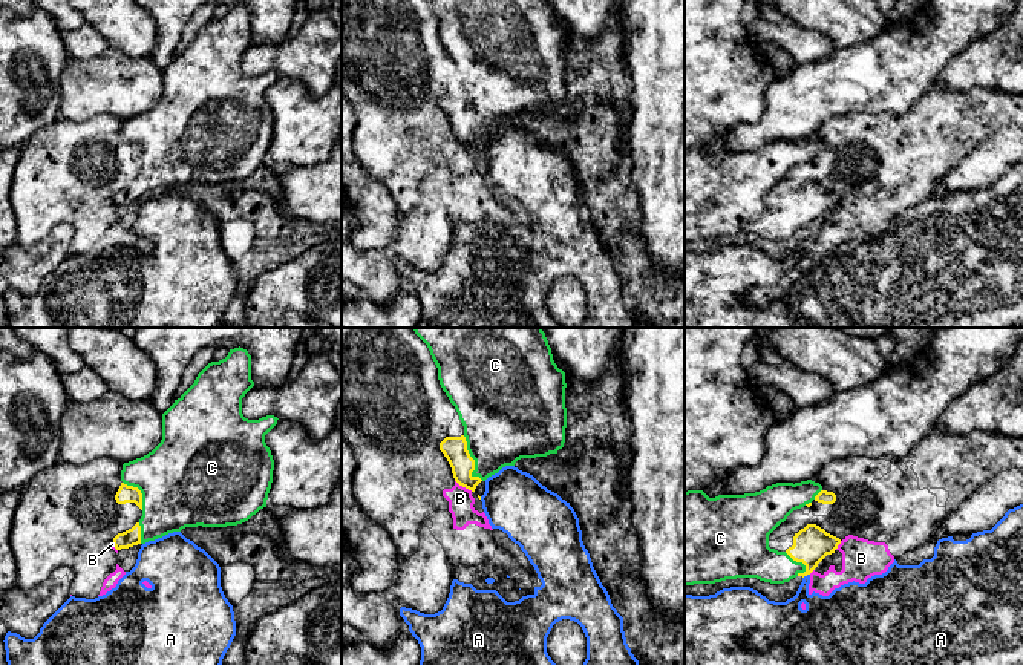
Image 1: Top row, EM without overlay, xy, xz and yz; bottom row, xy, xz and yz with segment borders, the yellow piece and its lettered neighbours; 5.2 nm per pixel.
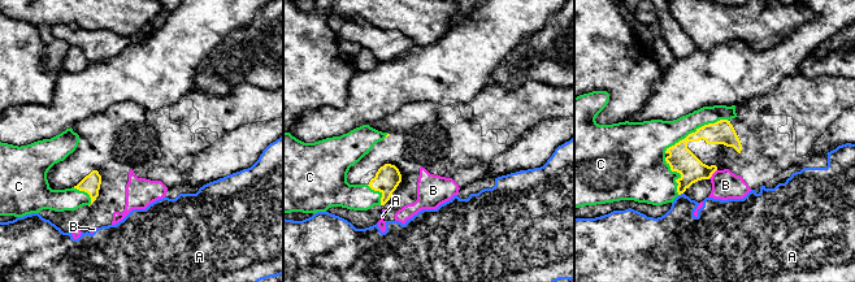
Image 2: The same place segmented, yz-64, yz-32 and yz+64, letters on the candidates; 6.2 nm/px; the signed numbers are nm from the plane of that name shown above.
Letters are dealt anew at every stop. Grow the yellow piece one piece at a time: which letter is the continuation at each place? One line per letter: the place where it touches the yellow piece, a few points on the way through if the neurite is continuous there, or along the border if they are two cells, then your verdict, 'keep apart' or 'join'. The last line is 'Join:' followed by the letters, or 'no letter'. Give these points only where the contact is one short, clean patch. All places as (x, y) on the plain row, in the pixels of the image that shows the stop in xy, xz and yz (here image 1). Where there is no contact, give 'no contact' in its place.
A: yz (806, 232) | along yz (809, 230), (803, 235) | keep apart
B: xz (464, 143) | along xz (455, 137), (472, 147) | keep apart
C: xz (473, 117) | join
Join: C

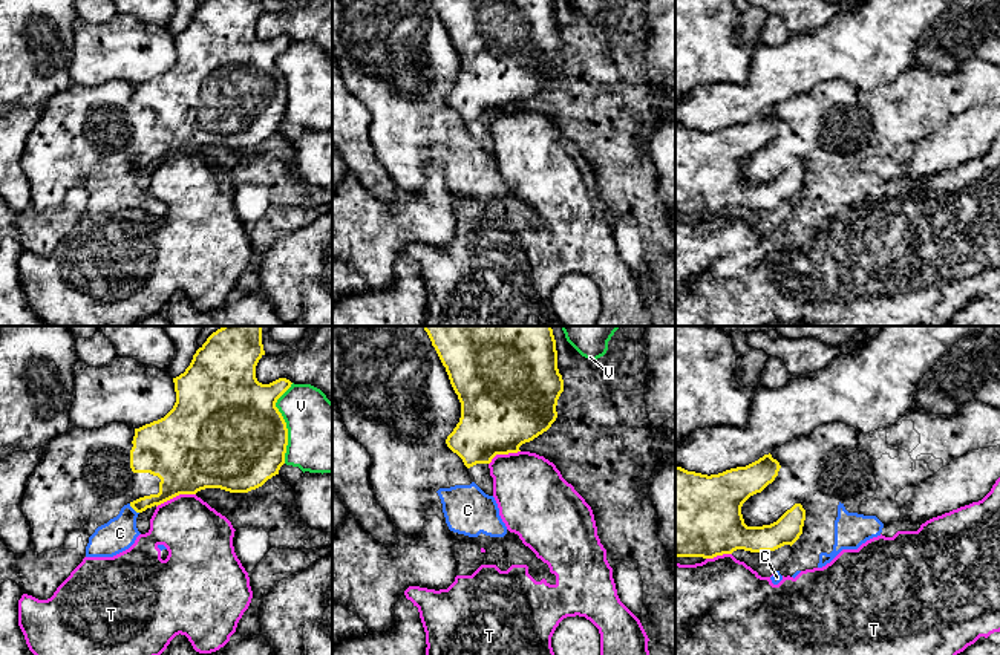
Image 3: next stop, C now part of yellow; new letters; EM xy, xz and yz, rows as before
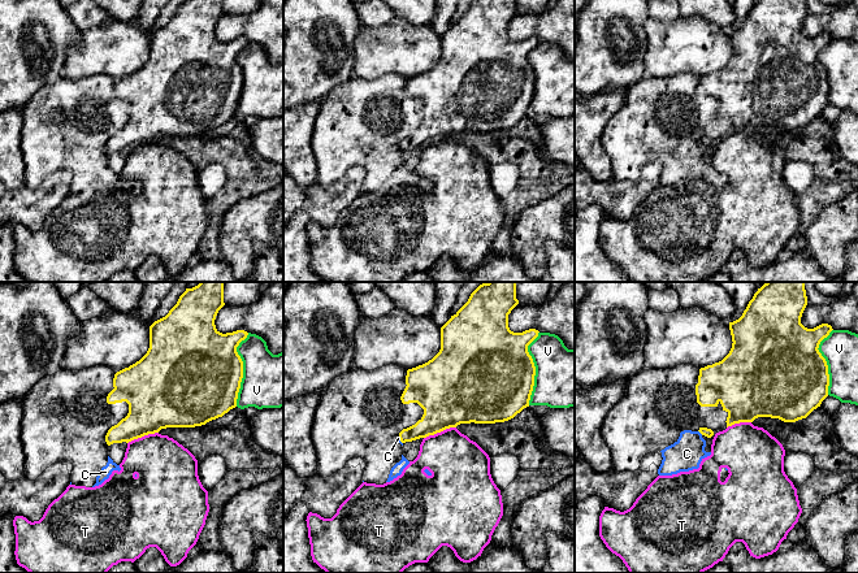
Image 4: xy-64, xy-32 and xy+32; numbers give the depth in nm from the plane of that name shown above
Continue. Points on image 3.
C: xy (133, 166) | along xy (129, 161), (138, 170) | keep apart
T: xy (175, 153) | keep apart
V: xy (285, 80) | keep apart
Join: no letter

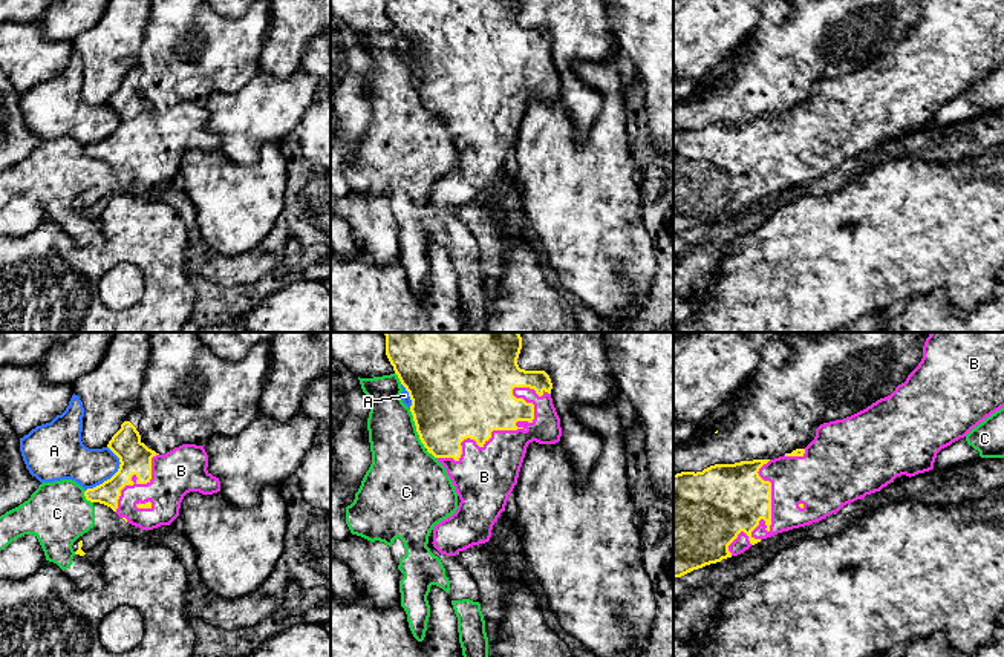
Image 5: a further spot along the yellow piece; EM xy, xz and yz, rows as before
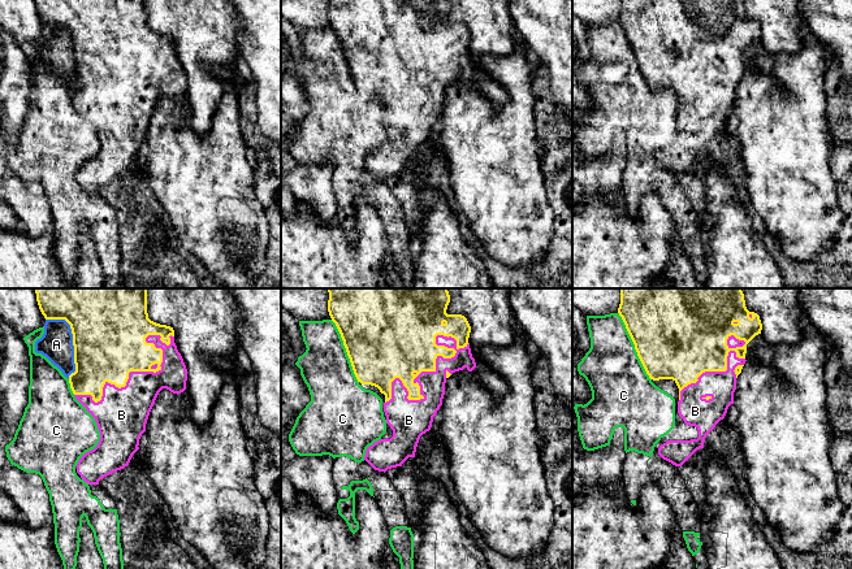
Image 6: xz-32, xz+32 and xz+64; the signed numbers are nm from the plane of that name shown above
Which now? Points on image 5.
A: xy (115, 130) | keep apart
B: xz (518, 84) | join
C: xz (417, 86) | keep apart
Join: B

